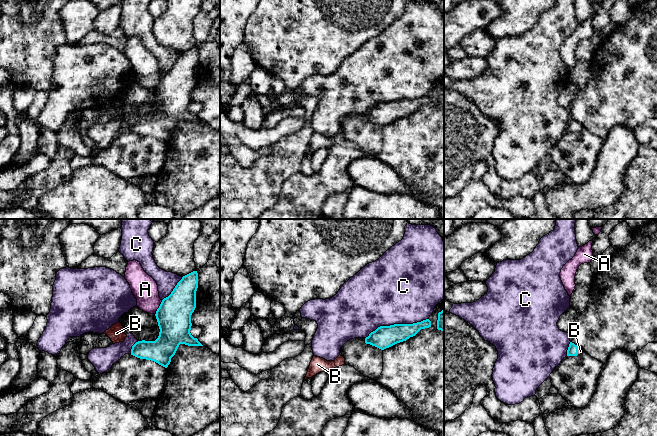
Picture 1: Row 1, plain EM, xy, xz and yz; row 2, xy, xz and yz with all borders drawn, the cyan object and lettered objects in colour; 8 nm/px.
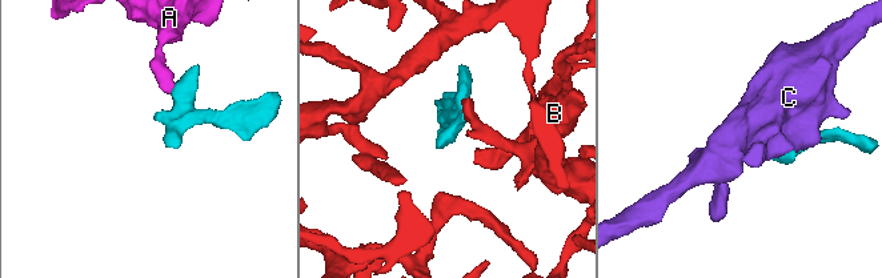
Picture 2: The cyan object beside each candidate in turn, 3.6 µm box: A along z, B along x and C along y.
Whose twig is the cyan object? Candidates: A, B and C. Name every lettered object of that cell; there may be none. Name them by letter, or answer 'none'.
B

